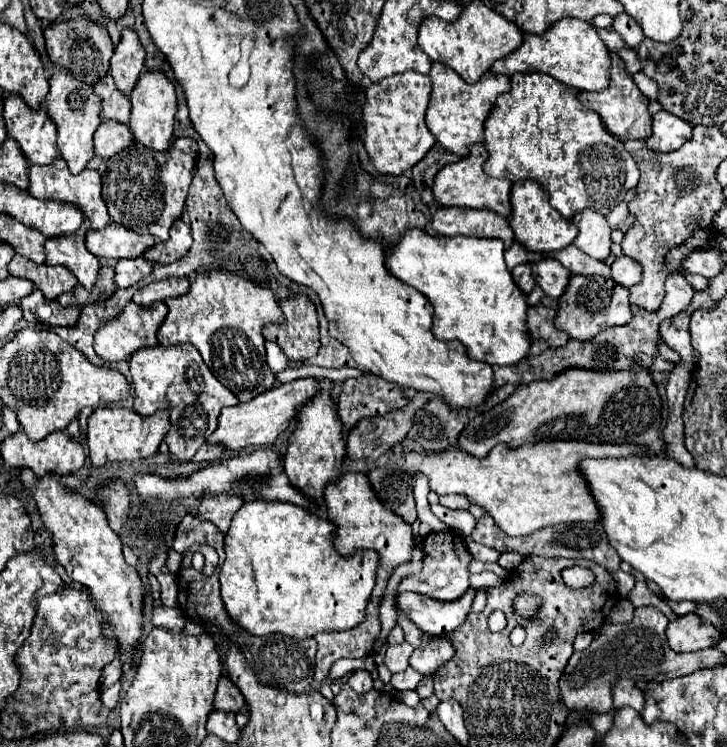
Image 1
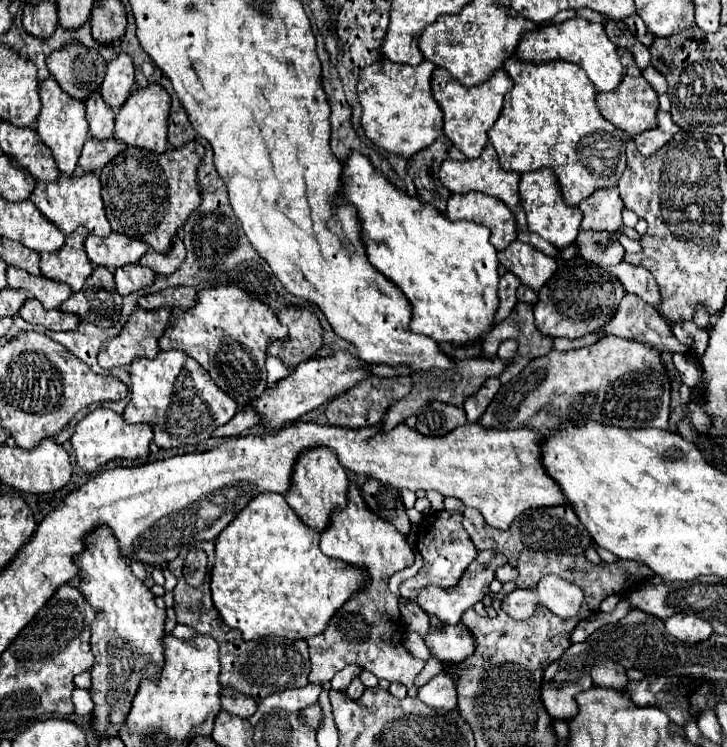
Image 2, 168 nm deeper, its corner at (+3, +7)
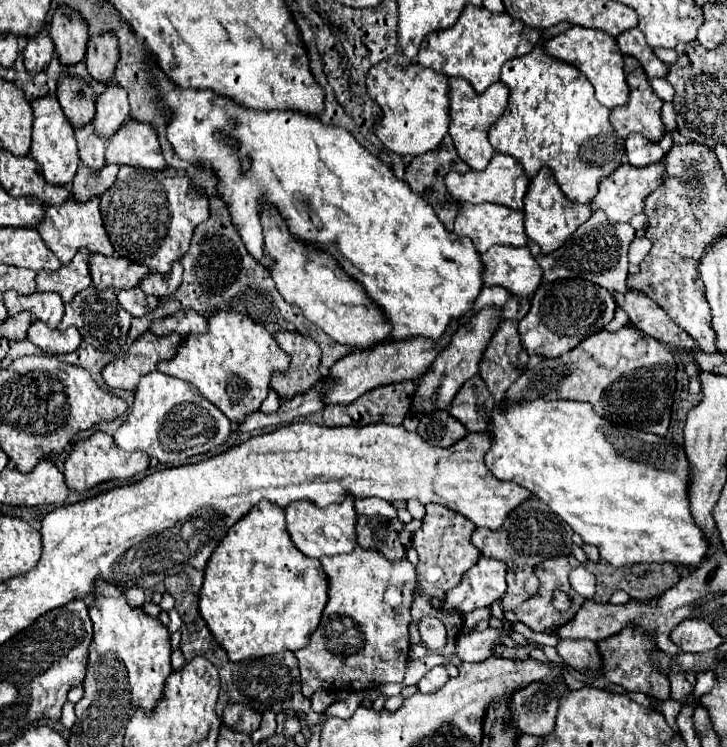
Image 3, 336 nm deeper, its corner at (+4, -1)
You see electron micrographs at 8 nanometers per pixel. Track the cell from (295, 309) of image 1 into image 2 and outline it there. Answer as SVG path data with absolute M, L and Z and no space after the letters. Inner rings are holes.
M292 306L292 308L282 308L278 312L278 320L288 326L290 336L288 336L286 342L278 342L278 340L272 342L270 348L268 348L268 354L278 358L278 360L282 360L282 364L288 366L288 368L294 368L300 362L306 362L306 360L314 358L316 352L322 348L322 326L320 326L316 314L310 312L308 308L296 308L296 306Z

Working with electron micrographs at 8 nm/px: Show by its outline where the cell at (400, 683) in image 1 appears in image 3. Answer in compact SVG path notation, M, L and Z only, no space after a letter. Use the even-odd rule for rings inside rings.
M357 544L349 554L323 556L323 570L329 578L329 602L325 606L319 628L313 632L311 642L297 650L295 656L301 668L301 692L305 698L319 688L325 690L371 690L387 682L403 682L407 658L409 658L409 604L413 598L413 590L417 586L415 566L407 560L389 560L379 550L369 550Z

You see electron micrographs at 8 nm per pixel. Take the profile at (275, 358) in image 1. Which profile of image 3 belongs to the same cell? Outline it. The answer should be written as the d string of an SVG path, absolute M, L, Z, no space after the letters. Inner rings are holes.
M271 388L269 396L263 400L261 410L263 410L263 412L275 412L275 410L279 408L279 404L281 404L281 398L279 398L279 394L277 394L277 392Z

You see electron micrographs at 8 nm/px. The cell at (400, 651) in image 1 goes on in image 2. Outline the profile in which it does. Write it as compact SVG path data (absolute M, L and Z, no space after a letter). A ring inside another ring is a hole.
M348 665L344 669L340 670L340 672L337 672L334 675L334 678L332 678L331 683L331 689L335 691L346 691L349 687L351 681L359 676L359 672L362 669L359 666L356 665Z

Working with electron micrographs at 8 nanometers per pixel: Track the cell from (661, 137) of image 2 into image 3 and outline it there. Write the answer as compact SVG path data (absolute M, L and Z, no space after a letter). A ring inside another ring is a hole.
M665 132L663 138L657 142L651 142L641 134L631 134L631 138L625 140L627 162L631 166L649 166L661 162L663 156L671 150L671 146L673 146L673 138L669 132Z

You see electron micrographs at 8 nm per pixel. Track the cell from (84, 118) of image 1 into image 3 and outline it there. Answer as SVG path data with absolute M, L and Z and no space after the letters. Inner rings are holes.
M57 96L35 98L31 102L31 106L33 106L35 122L33 122L33 142L31 142L29 154L37 160L41 172L43 172L43 178L49 184L69 186L73 182L77 166L79 166L79 150L77 150L77 142L75 142L75 130L69 124L69 118L65 116L63 108L59 106Z

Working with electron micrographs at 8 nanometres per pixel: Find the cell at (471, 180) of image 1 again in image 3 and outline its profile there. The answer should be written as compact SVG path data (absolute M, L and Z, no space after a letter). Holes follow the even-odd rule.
M497 152L497 154L493 154L489 166L481 172L477 172L477 170L469 170L465 174L449 172L445 176L445 186L447 186L449 194L458 202L501 204L501 206L507 206L513 210L521 210L523 208L523 196L525 196L527 186L529 186L529 178L523 174L523 168L519 166L519 162L513 156Z

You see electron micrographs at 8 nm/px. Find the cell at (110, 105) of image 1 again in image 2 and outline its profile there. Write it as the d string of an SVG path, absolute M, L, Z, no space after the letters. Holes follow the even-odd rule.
M92 94L86 100L86 120L90 126L90 134L94 140L108 140L114 132L114 112L112 108L104 106L100 94Z

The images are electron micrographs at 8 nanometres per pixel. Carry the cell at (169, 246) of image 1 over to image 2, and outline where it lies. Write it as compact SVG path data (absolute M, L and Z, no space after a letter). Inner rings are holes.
M174 236L172 240L172 246L166 254L156 254L154 250L150 250L148 254L144 254L144 258L140 258L140 266L144 268L150 268L152 272L156 274L162 274L162 276L170 276L172 272L178 270L178 266L184 262L186 258L186 250L184 250L184 242Z

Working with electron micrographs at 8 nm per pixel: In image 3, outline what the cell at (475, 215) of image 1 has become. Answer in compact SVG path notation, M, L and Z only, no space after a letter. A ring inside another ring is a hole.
M463 204L455 218L453 232L457 236L469 236L475 242L479 252L487 252L491 246L509 244L509 246L527 246L527 234L523 228L523 212L503 208L499 204Z

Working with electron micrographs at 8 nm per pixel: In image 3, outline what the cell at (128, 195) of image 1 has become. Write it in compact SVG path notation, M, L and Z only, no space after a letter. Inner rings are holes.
M121 166L117 180L101 196L101 214L117 254L145 264L153 272L167 274L171 262L187 252L195 226L207 220L209 200L185 170L169 166L165 170Z

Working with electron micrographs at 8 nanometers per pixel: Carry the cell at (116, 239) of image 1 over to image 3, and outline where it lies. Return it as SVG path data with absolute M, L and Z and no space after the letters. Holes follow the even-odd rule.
M91 254L89 270L91 270L93 284L99 290L113 288L115 292L119 292L123 288L133 288L149 274L147 266L129 262L129 258L101 256L101 254Z

